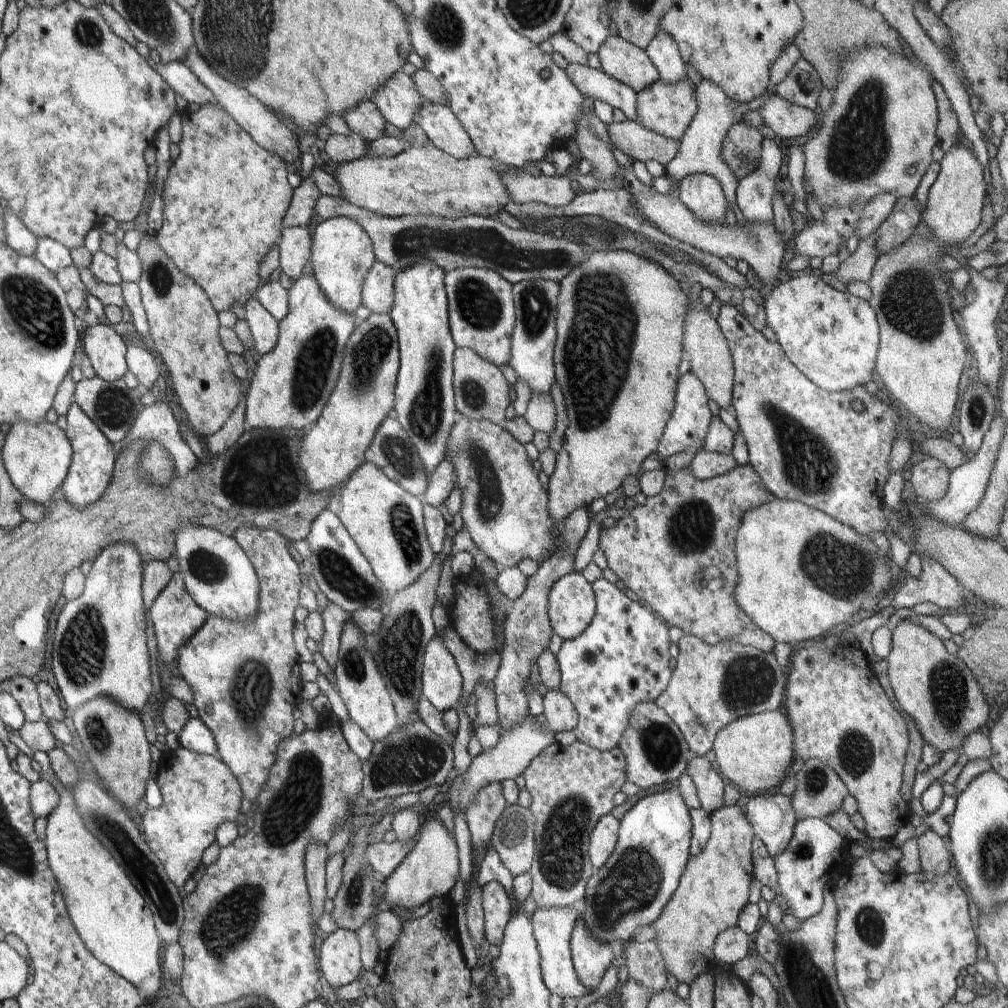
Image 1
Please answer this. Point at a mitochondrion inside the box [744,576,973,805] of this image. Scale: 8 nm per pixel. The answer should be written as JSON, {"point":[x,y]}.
{"point":[948,690]}

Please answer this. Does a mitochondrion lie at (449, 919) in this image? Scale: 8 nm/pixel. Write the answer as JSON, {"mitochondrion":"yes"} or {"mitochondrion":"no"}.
{"mitochondrion":"no"}

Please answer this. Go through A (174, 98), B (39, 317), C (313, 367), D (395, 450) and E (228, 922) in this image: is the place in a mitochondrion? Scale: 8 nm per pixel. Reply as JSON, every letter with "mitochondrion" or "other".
{"A":"other","B":"mitochondrion","C":"mitochondrion","D":"mitochondrion","E":"mitochondrion"}

